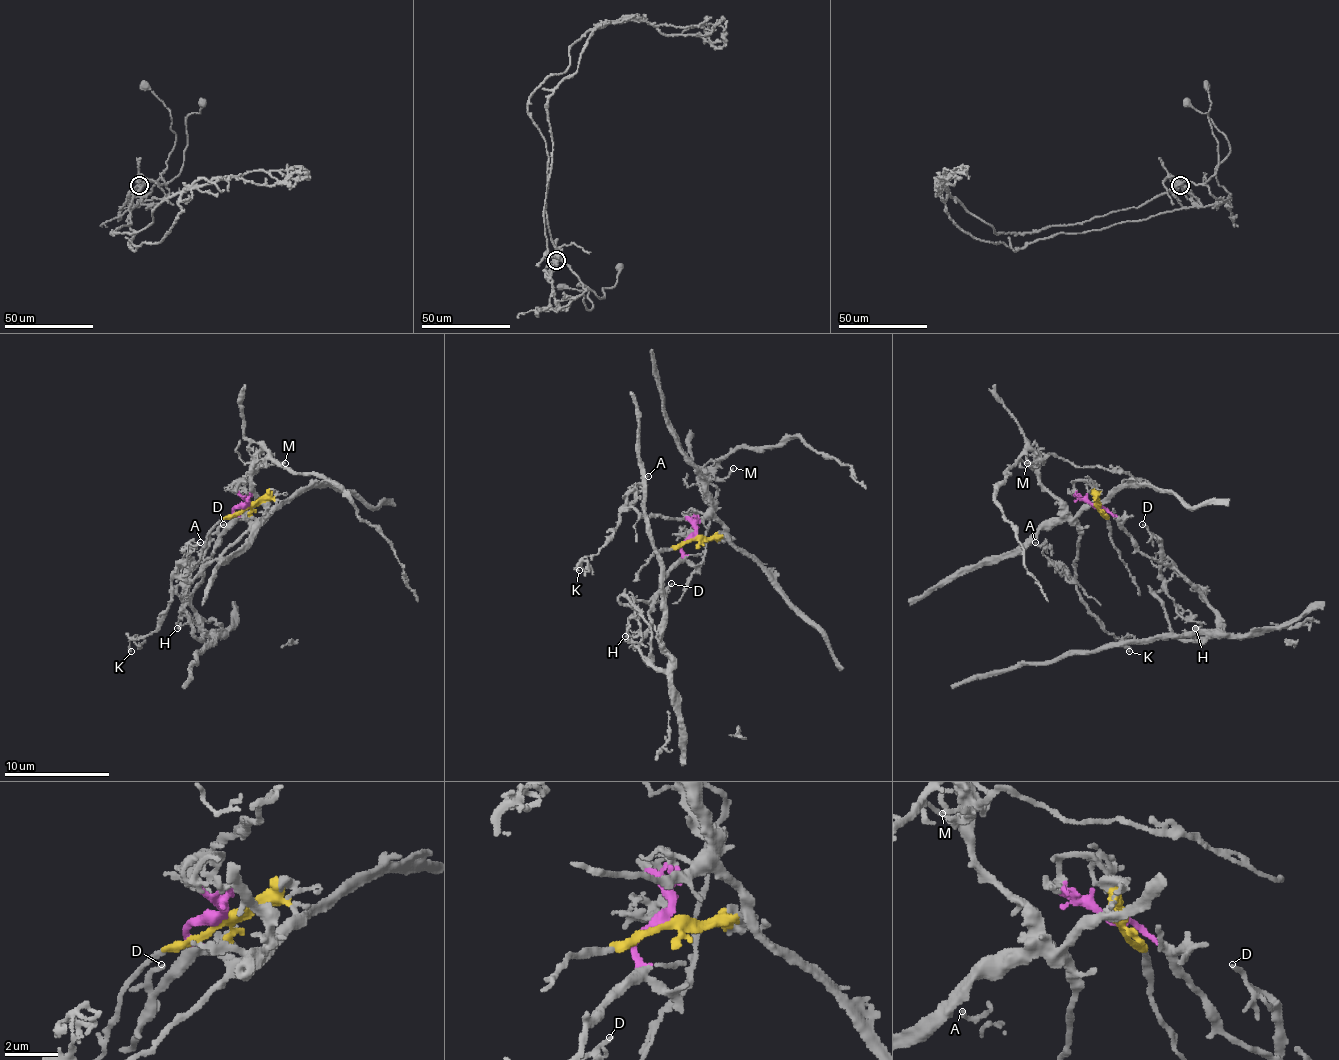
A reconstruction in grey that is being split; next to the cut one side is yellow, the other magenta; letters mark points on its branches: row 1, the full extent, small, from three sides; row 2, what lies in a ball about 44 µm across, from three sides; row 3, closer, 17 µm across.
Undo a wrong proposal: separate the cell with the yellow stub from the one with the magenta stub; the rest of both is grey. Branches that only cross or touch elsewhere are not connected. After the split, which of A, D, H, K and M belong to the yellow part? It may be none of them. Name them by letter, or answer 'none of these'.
A, K, M

